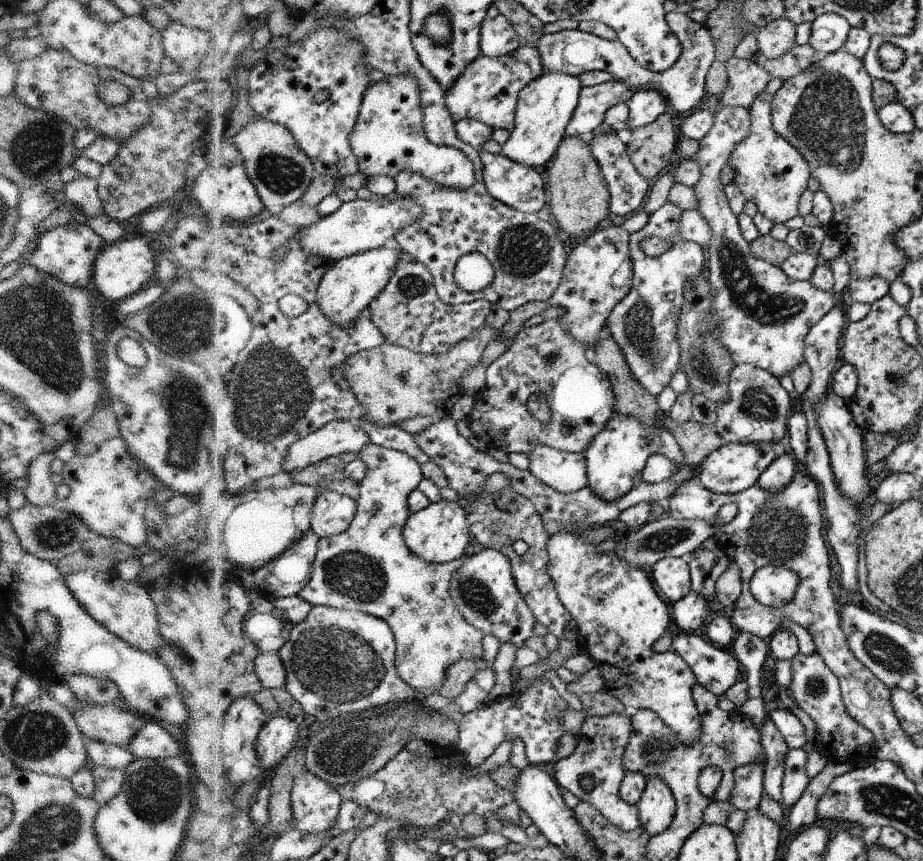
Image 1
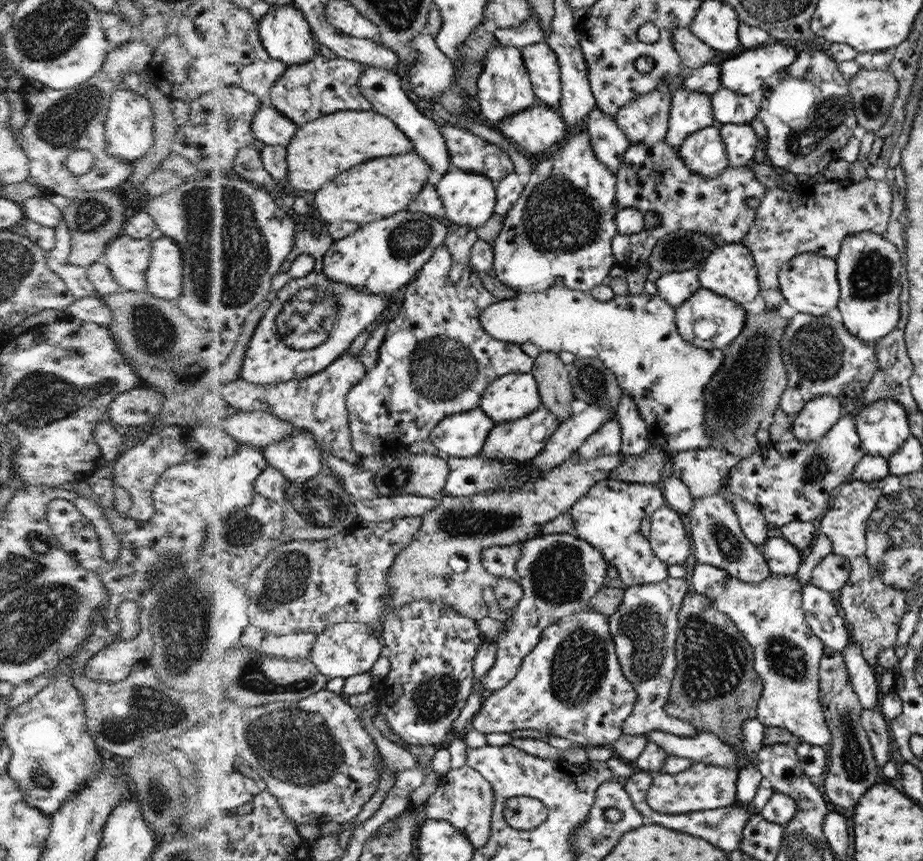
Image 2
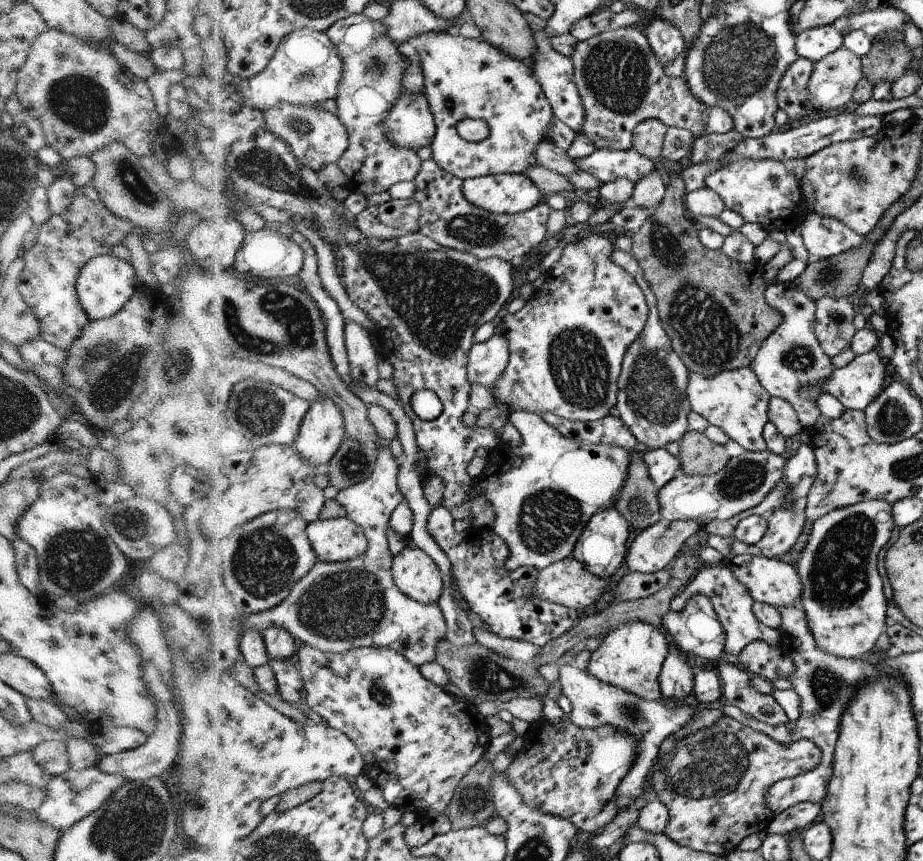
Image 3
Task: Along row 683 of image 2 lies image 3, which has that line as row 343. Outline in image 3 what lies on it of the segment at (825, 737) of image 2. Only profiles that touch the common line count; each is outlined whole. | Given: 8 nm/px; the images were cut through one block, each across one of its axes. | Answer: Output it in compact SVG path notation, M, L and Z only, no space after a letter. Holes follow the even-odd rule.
M776 281L767 285L766 302L782 314L782 322L775 332L772 332L763 345L759 348L759 354L749 366L759 377L764 390L772 397L780 397L790 402L798 415L800 424L807 431L816 424L820 418L820 410L816 401L800 398L800 390L804 386L818 386L831 378L835 368L832 366L829 356L819 342L815 333L815 303L807 294L796 290L793 283L782 284Z

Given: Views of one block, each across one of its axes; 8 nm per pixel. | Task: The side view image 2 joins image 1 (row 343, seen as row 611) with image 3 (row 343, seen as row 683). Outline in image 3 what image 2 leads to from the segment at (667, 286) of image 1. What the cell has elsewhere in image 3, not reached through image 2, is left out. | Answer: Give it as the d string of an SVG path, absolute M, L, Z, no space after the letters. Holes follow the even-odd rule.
M618 248L612 252L611 259L616 266L627 270L632 278L640 278L640 290L643 290L650 307L650 316L647 317L643 332L624 353L614 412L627 423L631 433L638 440L639 447L654 450L666 448L668 443L679 442L689 431L688 414L691 412L687 395L688 367L680 355L674 352L671 337L664 332L660 324L656 296L644 278L640 263L632 258L631 252L623 252Z

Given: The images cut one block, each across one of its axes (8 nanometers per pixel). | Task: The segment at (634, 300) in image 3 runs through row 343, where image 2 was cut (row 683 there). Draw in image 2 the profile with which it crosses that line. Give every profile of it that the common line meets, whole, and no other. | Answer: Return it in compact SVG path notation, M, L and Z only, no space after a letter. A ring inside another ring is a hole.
M588 607L584 610L576 613L575 615L570 615L559 620L559 622L554 623L551 627L548 627L543 631L541 635L541 640L530 655L527 655L523 659L523 664L516 673L514 679L507 684L506 687L500 688L499 691L494 691L488 697L482 699L482 704L479 712L475 714L469 721L468 729L474 729L482 734L488 735L492 733L510 733L513 730L524 730L524 728L538 729L548 735L560 736L560 738L568 738L574 745L586 746L586 747L604 747L612 746L612 744L618 742L620 736L623 735L622 724L632 711L635 710L636 700L638 699L639 693L634 689L632 682L626 678L626 675L622 672L622 667L620 666L617 654L615 652L615 645L612 639L612 633L609 629L609 619L608 616L603 613L596 612L594 608Z

